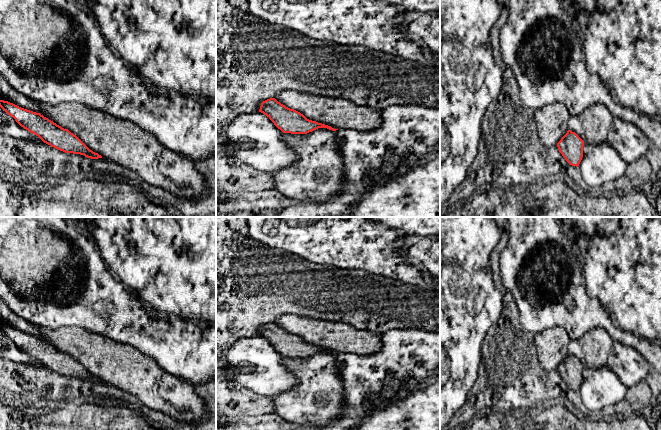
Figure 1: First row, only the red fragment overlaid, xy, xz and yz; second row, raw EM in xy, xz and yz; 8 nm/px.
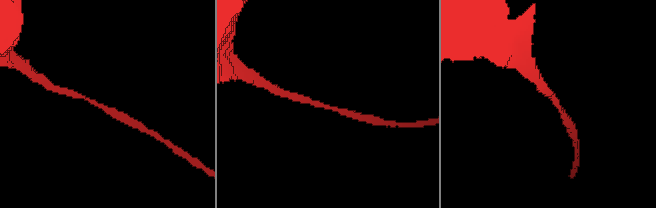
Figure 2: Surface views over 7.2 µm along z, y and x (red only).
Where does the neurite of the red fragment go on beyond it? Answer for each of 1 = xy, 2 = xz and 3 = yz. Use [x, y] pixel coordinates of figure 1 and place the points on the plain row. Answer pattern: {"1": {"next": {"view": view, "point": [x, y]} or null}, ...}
{"1": {"next": null}, "2": {"next": null}, "3": {"next": null}}

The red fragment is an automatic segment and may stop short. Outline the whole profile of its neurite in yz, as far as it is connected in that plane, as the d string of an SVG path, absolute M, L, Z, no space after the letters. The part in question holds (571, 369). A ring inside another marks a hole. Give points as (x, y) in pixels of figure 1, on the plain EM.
M571 354L557 367L559 376L565 384L572 390L578 391L583 381L584 365Z

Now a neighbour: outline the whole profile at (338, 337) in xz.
M283 314L276 318L275 323L300 336L307 343L334 353L356 353L365 356L378 352L381 348L380 333L359 329L344 322Z

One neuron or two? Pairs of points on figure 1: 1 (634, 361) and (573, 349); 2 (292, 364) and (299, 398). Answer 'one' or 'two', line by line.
1: one
2: one

